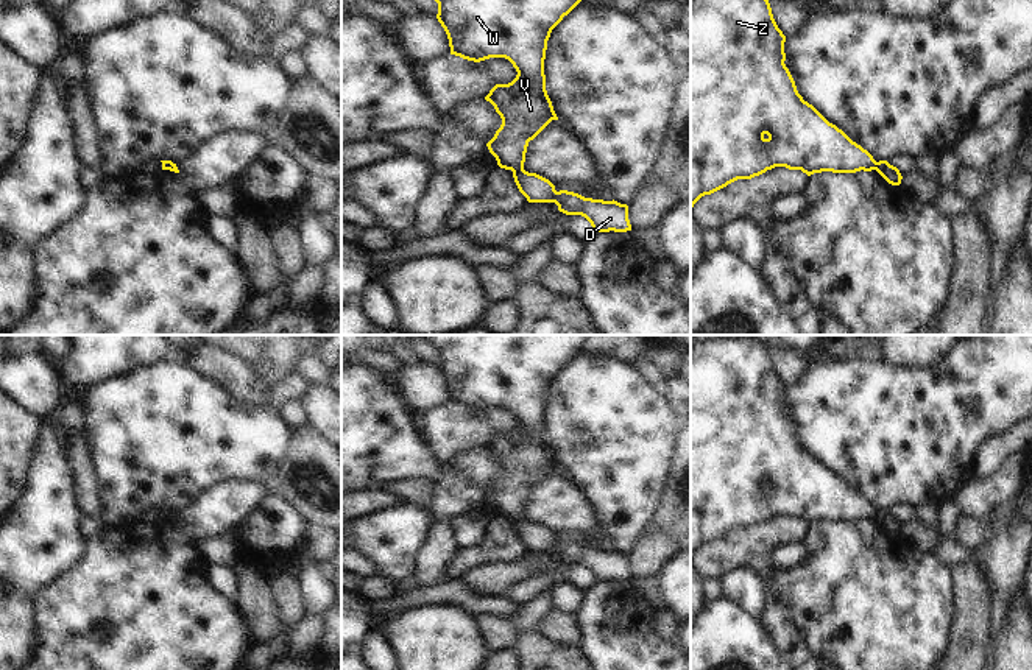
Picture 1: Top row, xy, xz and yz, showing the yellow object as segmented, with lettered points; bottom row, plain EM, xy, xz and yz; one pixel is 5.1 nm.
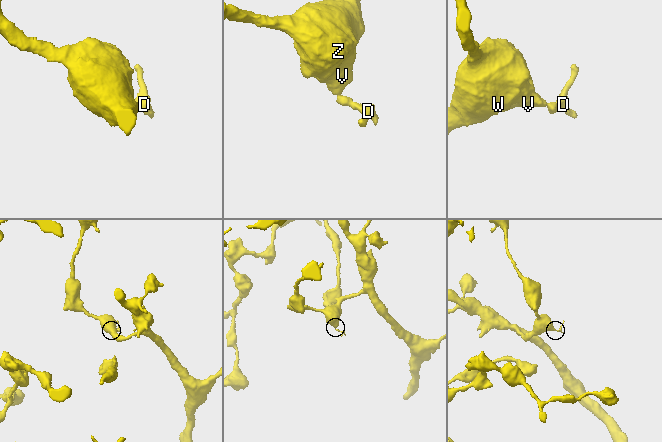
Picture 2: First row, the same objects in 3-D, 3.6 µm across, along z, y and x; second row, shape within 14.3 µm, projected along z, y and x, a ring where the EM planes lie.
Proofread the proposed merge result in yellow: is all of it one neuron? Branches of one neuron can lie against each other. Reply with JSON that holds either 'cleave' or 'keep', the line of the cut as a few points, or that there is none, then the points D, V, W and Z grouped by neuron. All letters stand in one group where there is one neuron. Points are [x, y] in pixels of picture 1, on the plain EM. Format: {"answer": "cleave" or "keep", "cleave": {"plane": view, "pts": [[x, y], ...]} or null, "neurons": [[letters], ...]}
{"answer": "cleave", "cleave": {"plane": "xz", "pts": [[523, 518], [513, 522]]}, "neurons": [["D"], ["V", "W", "Z"]]}

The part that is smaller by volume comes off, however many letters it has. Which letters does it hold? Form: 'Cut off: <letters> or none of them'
Cut off: D

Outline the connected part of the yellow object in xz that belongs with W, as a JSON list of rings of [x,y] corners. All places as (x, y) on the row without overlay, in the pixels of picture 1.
[[[424,335],[424,340],[438,352],[436,368],[444,377],[451,404],[480,411],[489,407],[505,407],[516,418],[516,427],[508,433],[496,433],[485,446],[502,467],[500,477],[486,492],[497,514],[513,522],[524,519],[528,491],[533,489],[552,469],[558,469],[546,439],[544,408],[552,379],[580,351],[586,335]]]

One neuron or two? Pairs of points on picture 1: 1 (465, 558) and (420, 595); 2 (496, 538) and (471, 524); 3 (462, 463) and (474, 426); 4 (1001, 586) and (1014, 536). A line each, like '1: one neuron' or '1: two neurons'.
1: two neurons
2: two neurons
3: two neurons
4: one neuron

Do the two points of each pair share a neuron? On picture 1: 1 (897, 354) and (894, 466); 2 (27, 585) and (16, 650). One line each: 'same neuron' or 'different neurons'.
1: different neurons
2: same neuron

